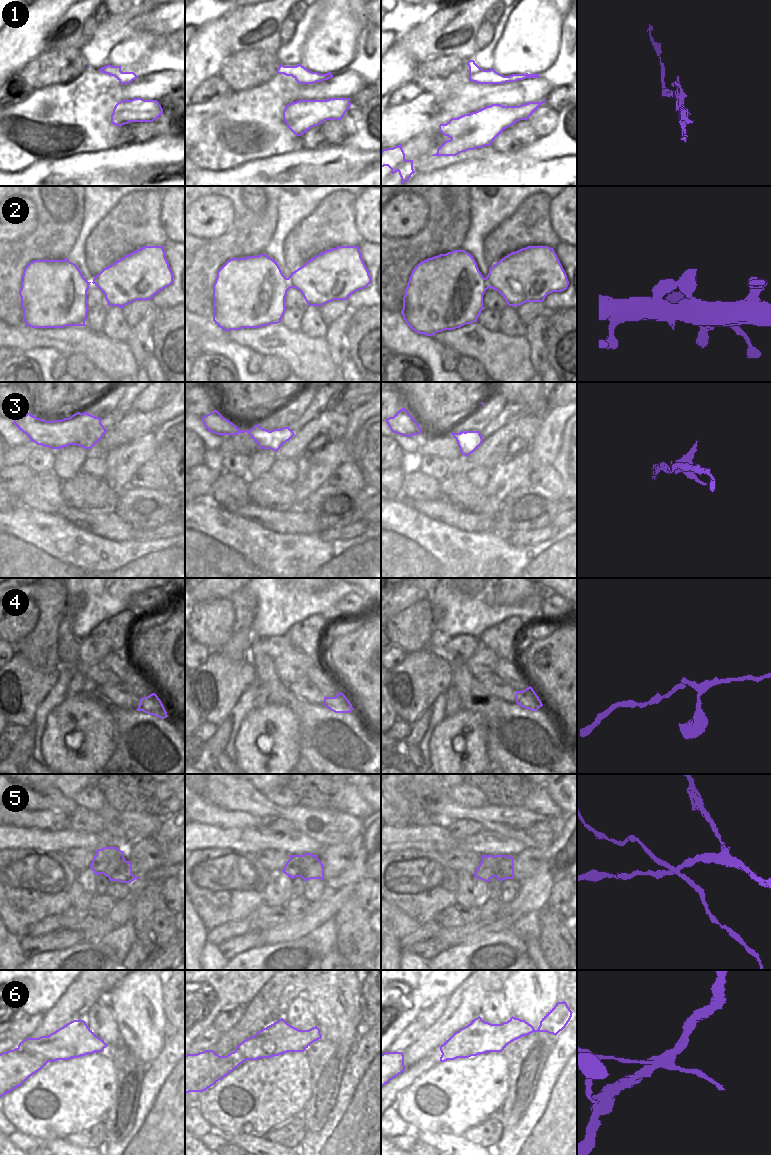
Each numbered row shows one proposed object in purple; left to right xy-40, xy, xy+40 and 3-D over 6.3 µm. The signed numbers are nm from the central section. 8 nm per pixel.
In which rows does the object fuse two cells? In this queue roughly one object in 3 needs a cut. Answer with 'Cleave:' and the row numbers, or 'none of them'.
Cleave: 1, 3, 5, 6

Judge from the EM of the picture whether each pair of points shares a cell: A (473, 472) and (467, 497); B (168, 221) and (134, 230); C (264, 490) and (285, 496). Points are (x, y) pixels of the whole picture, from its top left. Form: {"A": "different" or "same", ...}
{"A": "different", "B": "different", "C": "same"}

